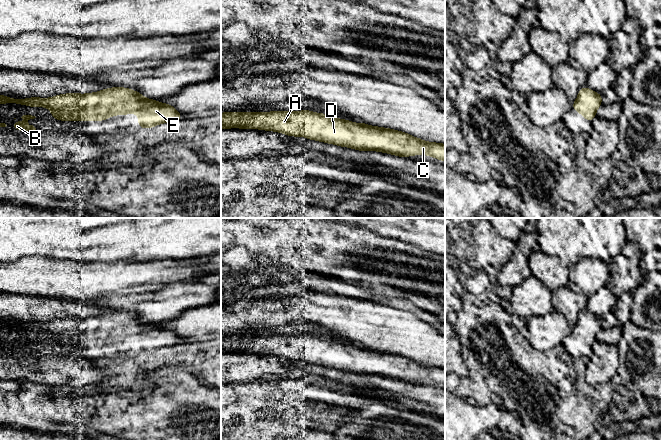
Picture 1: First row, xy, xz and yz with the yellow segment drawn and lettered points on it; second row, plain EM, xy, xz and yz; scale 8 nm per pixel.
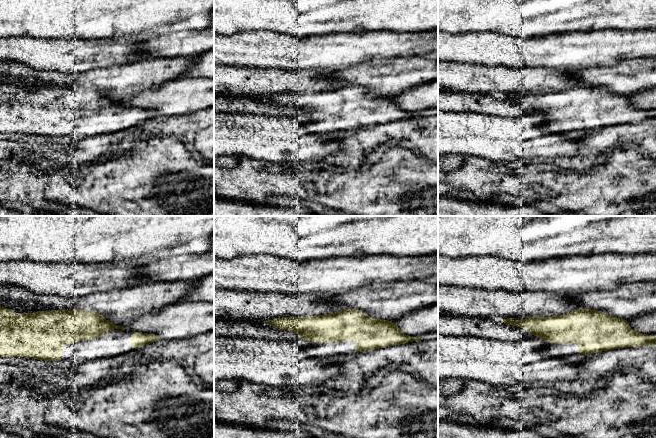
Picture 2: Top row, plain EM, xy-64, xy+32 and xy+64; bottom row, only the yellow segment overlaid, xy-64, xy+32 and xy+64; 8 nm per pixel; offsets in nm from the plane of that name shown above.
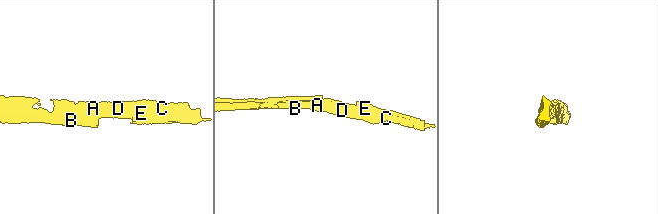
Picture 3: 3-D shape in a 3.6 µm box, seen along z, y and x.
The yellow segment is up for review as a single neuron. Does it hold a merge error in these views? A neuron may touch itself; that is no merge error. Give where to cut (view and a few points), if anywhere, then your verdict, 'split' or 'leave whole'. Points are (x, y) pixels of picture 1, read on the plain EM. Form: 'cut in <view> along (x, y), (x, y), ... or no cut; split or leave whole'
no cut; leave whole

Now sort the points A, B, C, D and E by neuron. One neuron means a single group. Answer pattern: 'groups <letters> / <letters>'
groups A B C D E

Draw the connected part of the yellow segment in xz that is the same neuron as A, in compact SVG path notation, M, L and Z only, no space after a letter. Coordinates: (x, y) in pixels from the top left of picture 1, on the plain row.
M310 334L224 336L221 337L221 353L226 352L274 355L359 375L378 375L407 382L428 379L445 386L445 368L424 365L403 355L354 347Z

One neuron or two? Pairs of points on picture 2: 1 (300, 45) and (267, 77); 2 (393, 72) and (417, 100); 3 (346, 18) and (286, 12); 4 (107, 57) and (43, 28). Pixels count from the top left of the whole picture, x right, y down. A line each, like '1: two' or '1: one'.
1: two
2: two
3: one
4: two

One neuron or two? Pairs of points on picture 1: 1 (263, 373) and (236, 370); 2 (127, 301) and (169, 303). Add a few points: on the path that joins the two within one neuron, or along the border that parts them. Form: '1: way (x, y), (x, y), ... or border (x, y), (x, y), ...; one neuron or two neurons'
1: way (256, 370), (243, 370); one neuron
2: way (137, 302), (159, 303); one neuron

